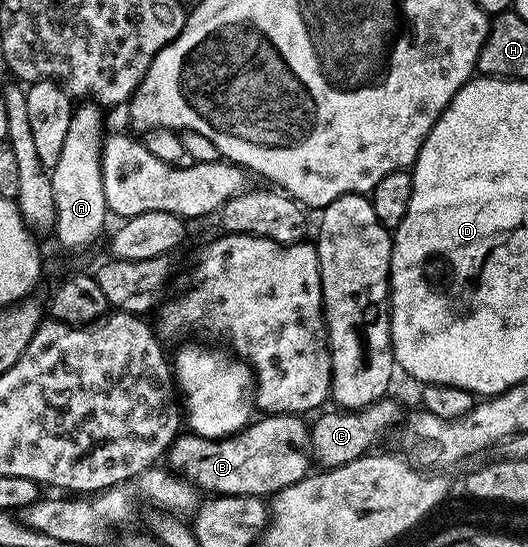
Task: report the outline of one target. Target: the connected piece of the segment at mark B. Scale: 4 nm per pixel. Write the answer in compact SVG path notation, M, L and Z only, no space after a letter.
M264 414L253 419L252 423L247 424L236 435L223 436L220 440L202 438L195 434L181 434L168 447L166 464L177 476L182 476L190 483L195 484L197 489L204 494L268 498L309 475L314 464L310 424L300 414Z

